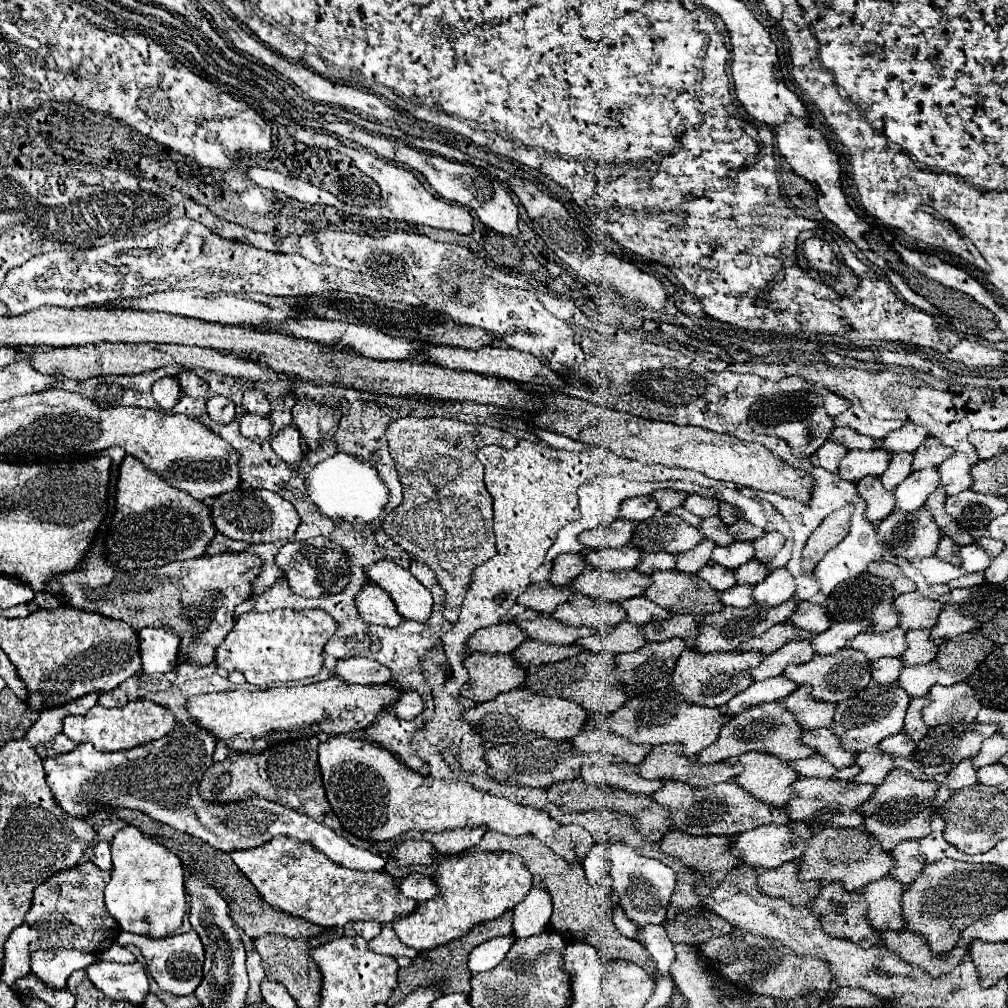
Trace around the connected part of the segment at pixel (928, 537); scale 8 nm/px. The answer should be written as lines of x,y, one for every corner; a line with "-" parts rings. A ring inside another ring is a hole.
920,506
914,512
894,510
888,518
884,518
878,524
878,536
886,544
886,550
890,550
892,554
898,554
904,558
918,558
918,556
934,556
942,534
940,534
938,524
934,522
930,510
926,506

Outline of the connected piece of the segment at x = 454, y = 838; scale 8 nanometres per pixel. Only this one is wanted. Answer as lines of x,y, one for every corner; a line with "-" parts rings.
466,826
466,828
456,828
456,830
444,830
438,834
412,830
403,834
401,840
424,838
424,840
430,840
440,854
454,856
454,854
474,848
474,844
478,844
486,832
488,832
486,826
474,826
474,828

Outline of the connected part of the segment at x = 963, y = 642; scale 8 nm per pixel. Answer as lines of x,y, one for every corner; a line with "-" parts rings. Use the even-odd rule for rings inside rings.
974,630
974,632
968,632
968,634
962,634
962,636
956,636
956,638
950,638
942,644
942,648
938,650
936,658
928,664
920,664
920,666
908,666
902,670
900,674
900,686
906,688
906,692
912,696
912,698
918,698
918,696
926,696
930,692
930,688
934,684
954,684
954,682
960,682
960,680
966,680
974,668
996,648
996,644
992,640
988,640
986,636
980,634
980,630

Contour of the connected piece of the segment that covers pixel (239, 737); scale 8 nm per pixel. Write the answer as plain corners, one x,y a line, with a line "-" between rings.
334,676
308,686
234,690
222,694
192,696
186,704
186,710
202,728
210,730
214,738
224,740
232,752
254,754
288,738
316,736
320,730
330,736
360,732
362,728
368,728
382,710
390,708
400,698
400,694
402,690
396,684
360,686
348,684

